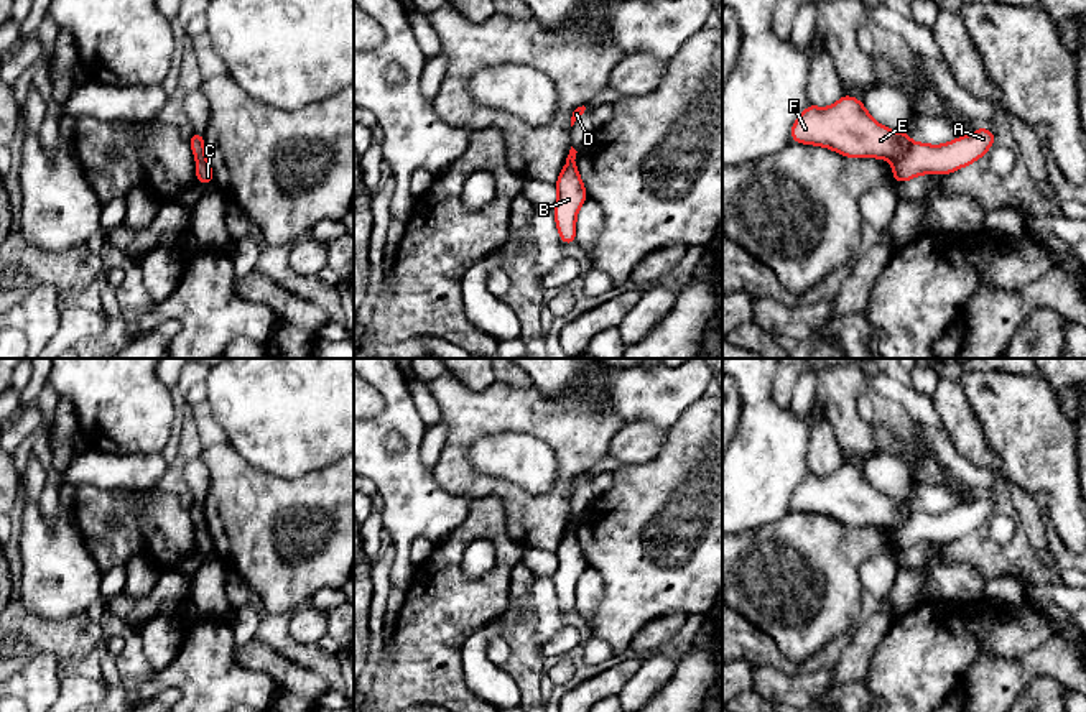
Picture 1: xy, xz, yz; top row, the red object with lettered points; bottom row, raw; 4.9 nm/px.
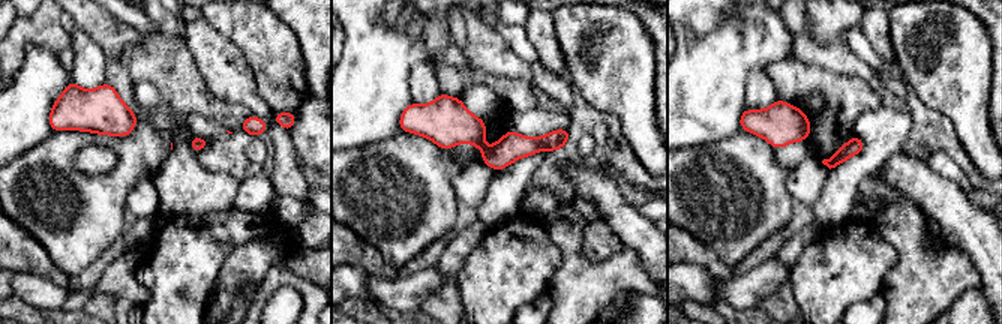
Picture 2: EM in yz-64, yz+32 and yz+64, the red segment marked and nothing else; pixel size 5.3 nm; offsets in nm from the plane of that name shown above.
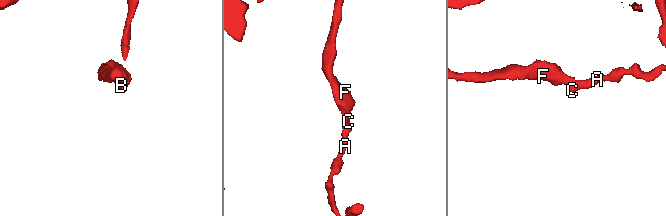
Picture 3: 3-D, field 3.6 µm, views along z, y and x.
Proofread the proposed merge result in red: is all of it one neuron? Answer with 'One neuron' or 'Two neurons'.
Two neurons

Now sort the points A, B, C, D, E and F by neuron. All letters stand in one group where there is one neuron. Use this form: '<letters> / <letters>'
A B C / D E F

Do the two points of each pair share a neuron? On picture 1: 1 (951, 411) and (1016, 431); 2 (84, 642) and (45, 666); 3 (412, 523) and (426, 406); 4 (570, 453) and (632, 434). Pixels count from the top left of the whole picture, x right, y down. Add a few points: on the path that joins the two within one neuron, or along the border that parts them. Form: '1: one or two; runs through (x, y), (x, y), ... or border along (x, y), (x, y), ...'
1: two; border along (960, 385), (981, 426), (983, 438), (994, 454)
2: two; border along (61, 663), (55, 655), (41, 653), (20, 671)
3: two; border along (408, 390), (417, 413), (426, 428)
4: two; border along (624, 423), (612, 438), (606, 454)

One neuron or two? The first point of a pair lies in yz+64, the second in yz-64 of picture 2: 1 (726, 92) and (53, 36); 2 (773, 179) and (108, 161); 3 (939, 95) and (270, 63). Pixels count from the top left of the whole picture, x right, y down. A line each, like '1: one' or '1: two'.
1: two
2: two
3: one

